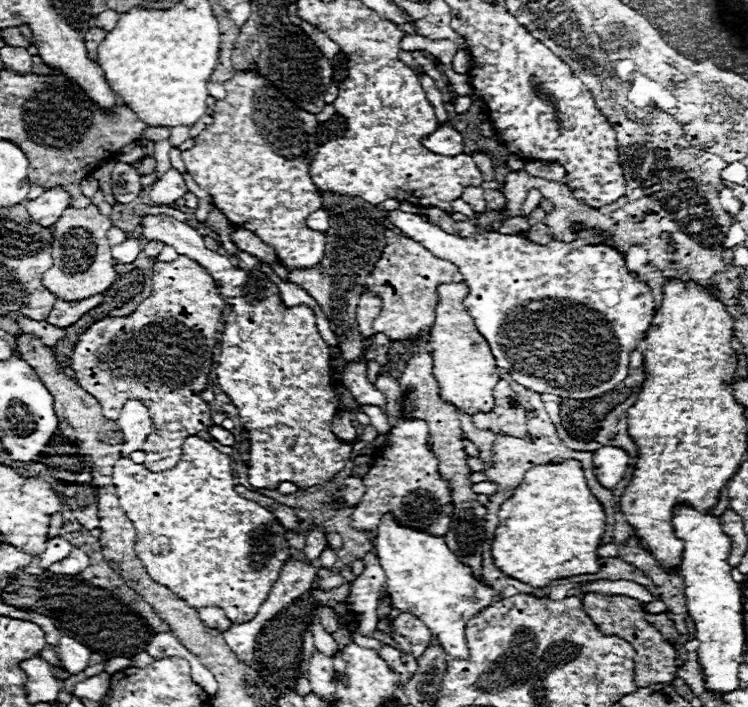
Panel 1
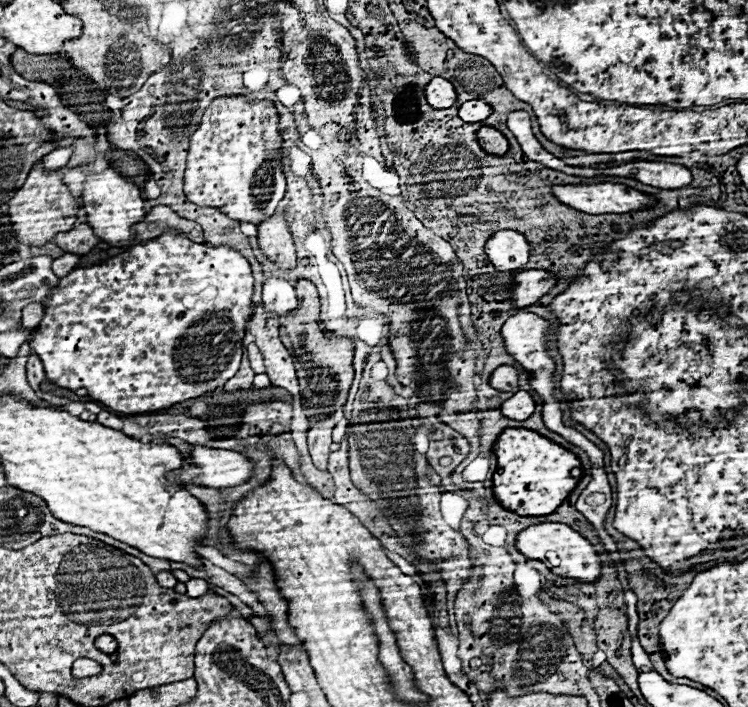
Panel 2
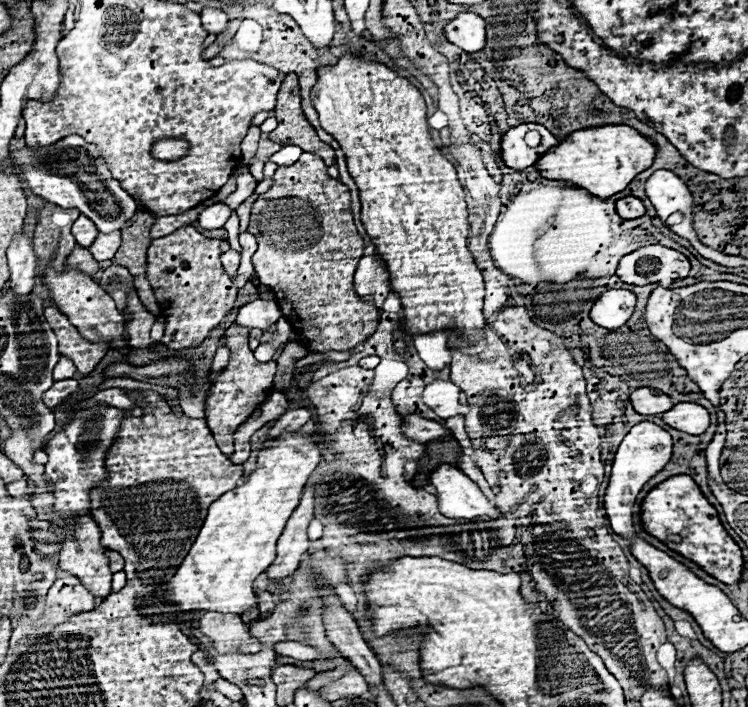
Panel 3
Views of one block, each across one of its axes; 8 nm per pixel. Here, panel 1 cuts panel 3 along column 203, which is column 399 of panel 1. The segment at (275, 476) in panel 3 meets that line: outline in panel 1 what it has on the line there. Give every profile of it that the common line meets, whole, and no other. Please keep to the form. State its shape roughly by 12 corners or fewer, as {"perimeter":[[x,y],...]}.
{"perimeter":[[382,518],[386,592],[452,658],[496,600],[444,538]]}

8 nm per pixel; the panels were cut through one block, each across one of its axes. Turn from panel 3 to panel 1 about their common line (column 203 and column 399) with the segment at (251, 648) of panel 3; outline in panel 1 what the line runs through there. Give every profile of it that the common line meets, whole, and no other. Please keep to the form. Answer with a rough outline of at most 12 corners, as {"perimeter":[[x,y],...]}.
{"perimeter":[[400,614],[394,630],[412,644],[420,658],[432,644],[432,632],[412,614]]}

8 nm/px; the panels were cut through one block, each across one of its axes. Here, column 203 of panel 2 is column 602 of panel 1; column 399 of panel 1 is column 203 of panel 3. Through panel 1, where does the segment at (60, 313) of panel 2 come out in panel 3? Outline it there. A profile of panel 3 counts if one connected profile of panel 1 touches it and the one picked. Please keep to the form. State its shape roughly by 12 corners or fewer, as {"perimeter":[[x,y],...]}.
{"perimeter":[[224,202],[206,208],[198,216],[202,228],[218,230],[232,208]]}

